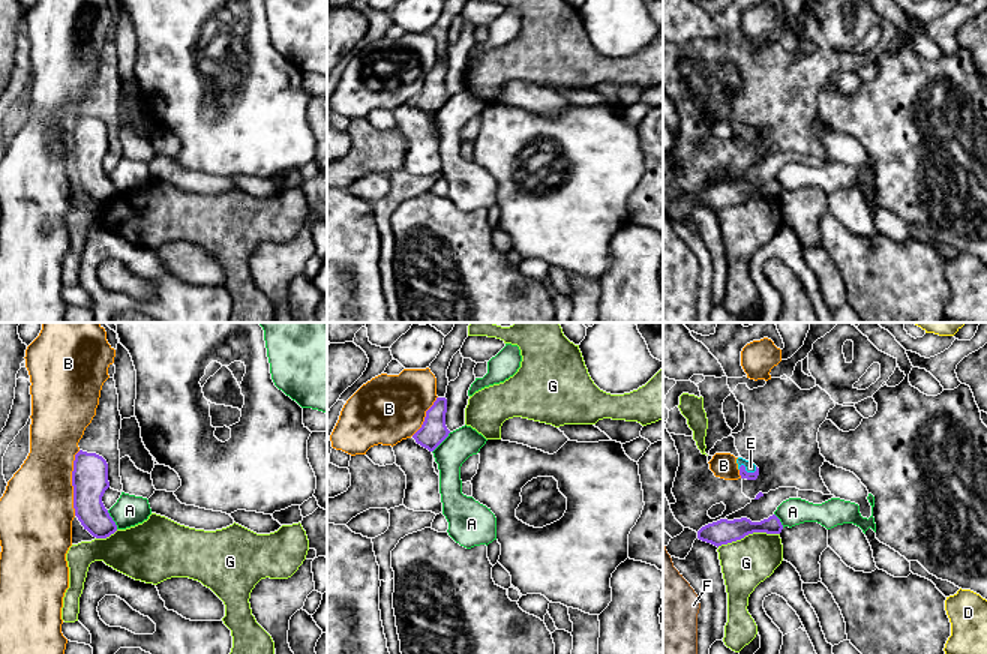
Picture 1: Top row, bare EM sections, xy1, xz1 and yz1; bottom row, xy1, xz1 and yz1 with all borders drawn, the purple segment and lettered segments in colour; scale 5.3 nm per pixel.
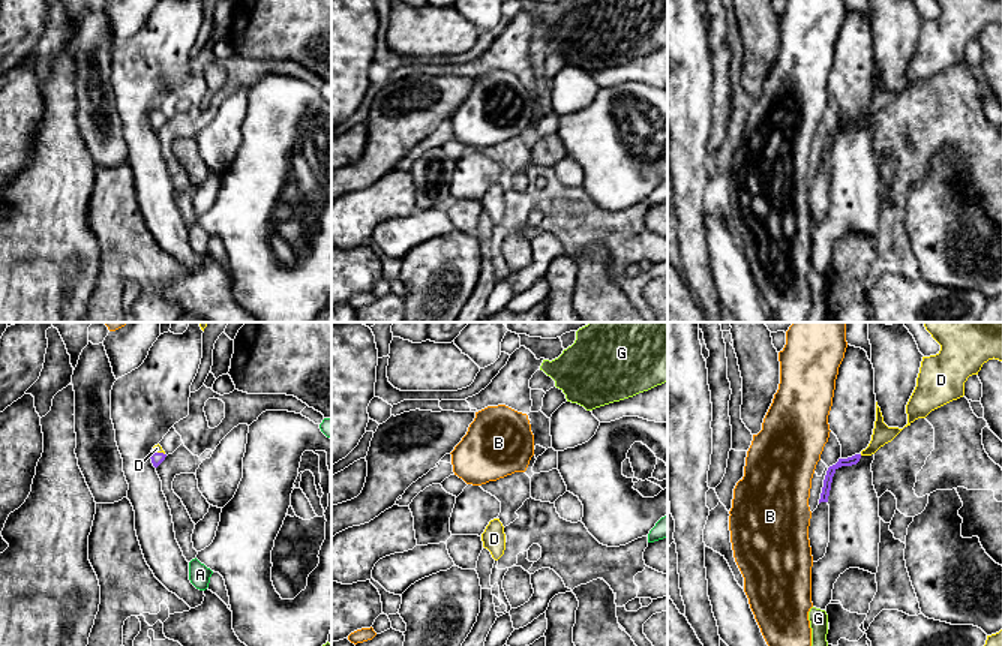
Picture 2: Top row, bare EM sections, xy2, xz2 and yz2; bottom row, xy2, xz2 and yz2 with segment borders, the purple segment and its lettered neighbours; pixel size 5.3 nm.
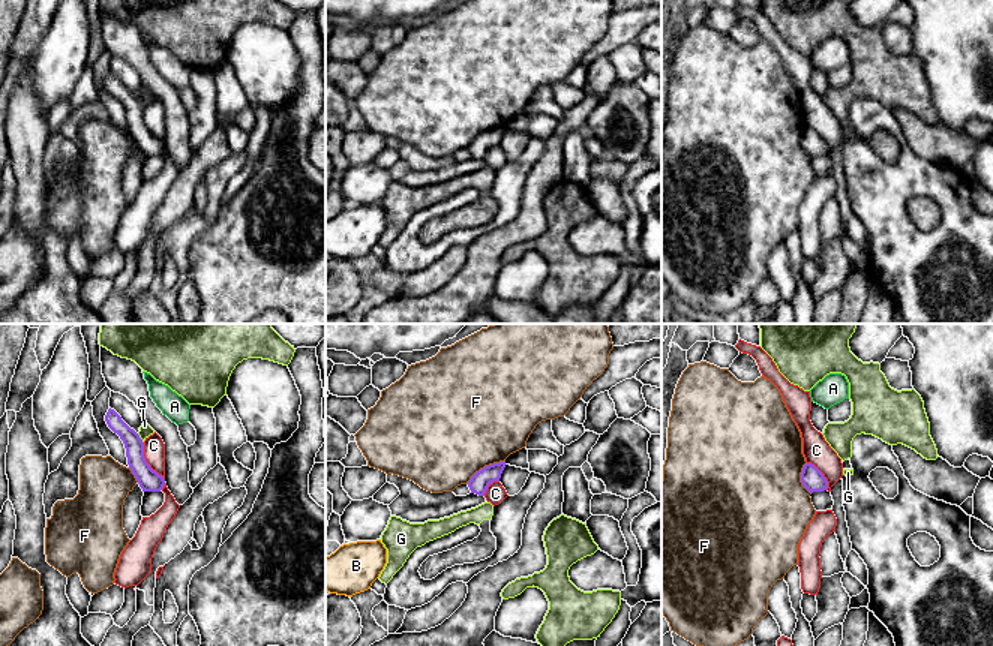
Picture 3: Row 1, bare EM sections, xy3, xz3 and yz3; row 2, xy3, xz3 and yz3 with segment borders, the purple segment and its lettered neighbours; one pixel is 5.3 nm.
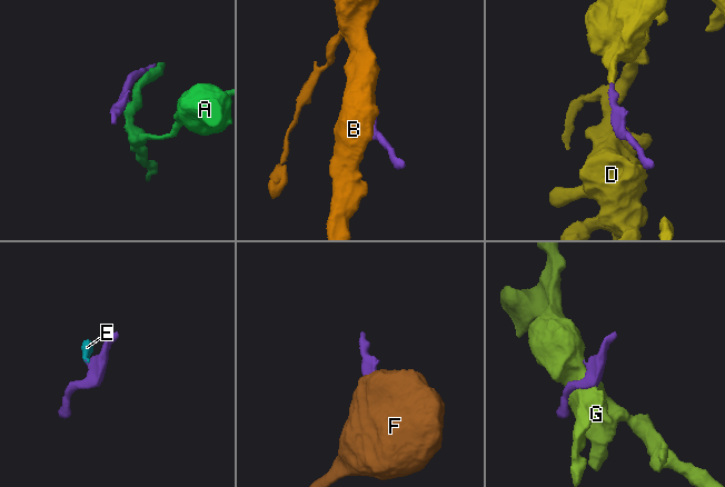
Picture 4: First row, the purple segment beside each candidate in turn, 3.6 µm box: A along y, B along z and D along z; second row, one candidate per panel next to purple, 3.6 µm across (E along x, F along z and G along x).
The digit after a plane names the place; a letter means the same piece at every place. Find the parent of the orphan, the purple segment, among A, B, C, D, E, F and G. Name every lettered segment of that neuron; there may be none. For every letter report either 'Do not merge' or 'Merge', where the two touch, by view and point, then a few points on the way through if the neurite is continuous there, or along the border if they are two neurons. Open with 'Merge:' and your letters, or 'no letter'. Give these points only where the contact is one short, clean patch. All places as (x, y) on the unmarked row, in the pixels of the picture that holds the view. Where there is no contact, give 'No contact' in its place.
Merge: D, E
A: Do not merge. Touches purple at xz1 (441, 105). Boundary: xz1 (450, 96), (432, 116)
B: Do not merge. Touches purple at xy1 (72, 147)
C: Do not merge. Touches purple at xy3 (146, 126). Boundary: xy3 (143, 107), (144, 125), (164, 144)
D: Merge. Touches purple at xy2 (158, 117). Path across: xy2 (156, 122), (158, 117), (156, 113)
E: Merge. Touches purple at yz1 (746, 135). Path across: yz1 (750, 140), (746, 135), (750, 131)
F: Do not merge. Touches purple at xz3 (485, 131). Boundary: xz3 (504, 125), (485, 129), (467, 147)
G: Do not merge. Touches purple at yz1 (747, 198)

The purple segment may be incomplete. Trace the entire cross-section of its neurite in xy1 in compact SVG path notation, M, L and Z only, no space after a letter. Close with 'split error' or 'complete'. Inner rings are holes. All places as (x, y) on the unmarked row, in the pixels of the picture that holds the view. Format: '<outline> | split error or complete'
M80 114L75 118L74 135L75 180L93 201L106 202L117 195L117 189L102 166L110 152L108 128L96 118Z | complete

